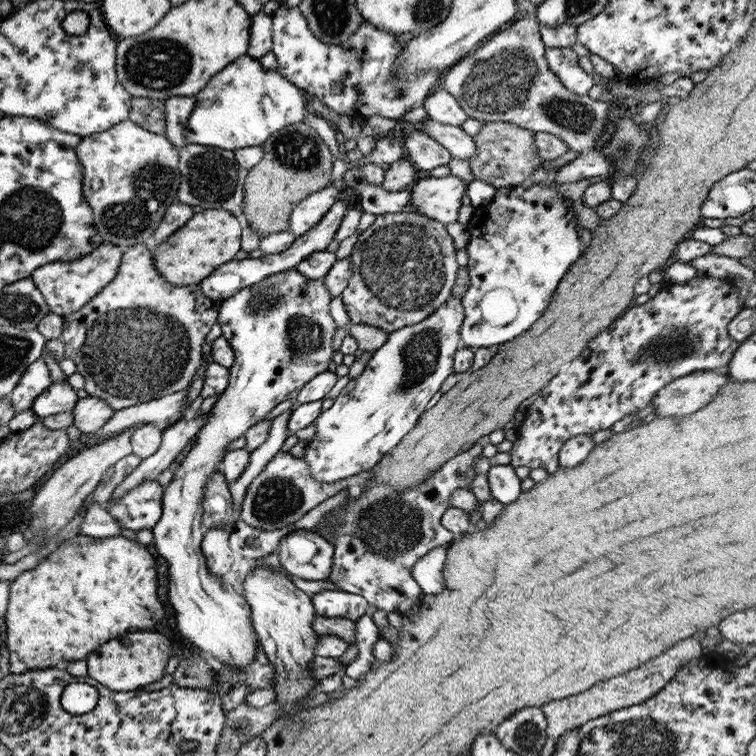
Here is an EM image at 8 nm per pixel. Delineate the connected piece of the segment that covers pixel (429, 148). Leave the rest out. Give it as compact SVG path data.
M414 130L408 135L405 144L409 161L417 170L432 170L438 166L447 166L453 158L442 144L420 130Z

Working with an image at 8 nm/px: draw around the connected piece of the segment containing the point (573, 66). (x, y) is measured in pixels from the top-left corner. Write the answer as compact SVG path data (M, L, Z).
M571 47L547 48L545 57L548 61L549 69L574 94L584 96L594 85L594 77L590 76L578 65L578 56Z

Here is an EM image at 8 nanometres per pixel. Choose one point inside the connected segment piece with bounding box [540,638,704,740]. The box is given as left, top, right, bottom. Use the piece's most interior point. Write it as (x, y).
(562, 715)

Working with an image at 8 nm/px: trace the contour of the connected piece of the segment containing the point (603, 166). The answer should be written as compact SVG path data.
M596 149L582 154L566 166L561 166L552 180L556 181L558 185L562 185L583 179L599 179L607 177L612 169L612 163L608 163L606 157Z

